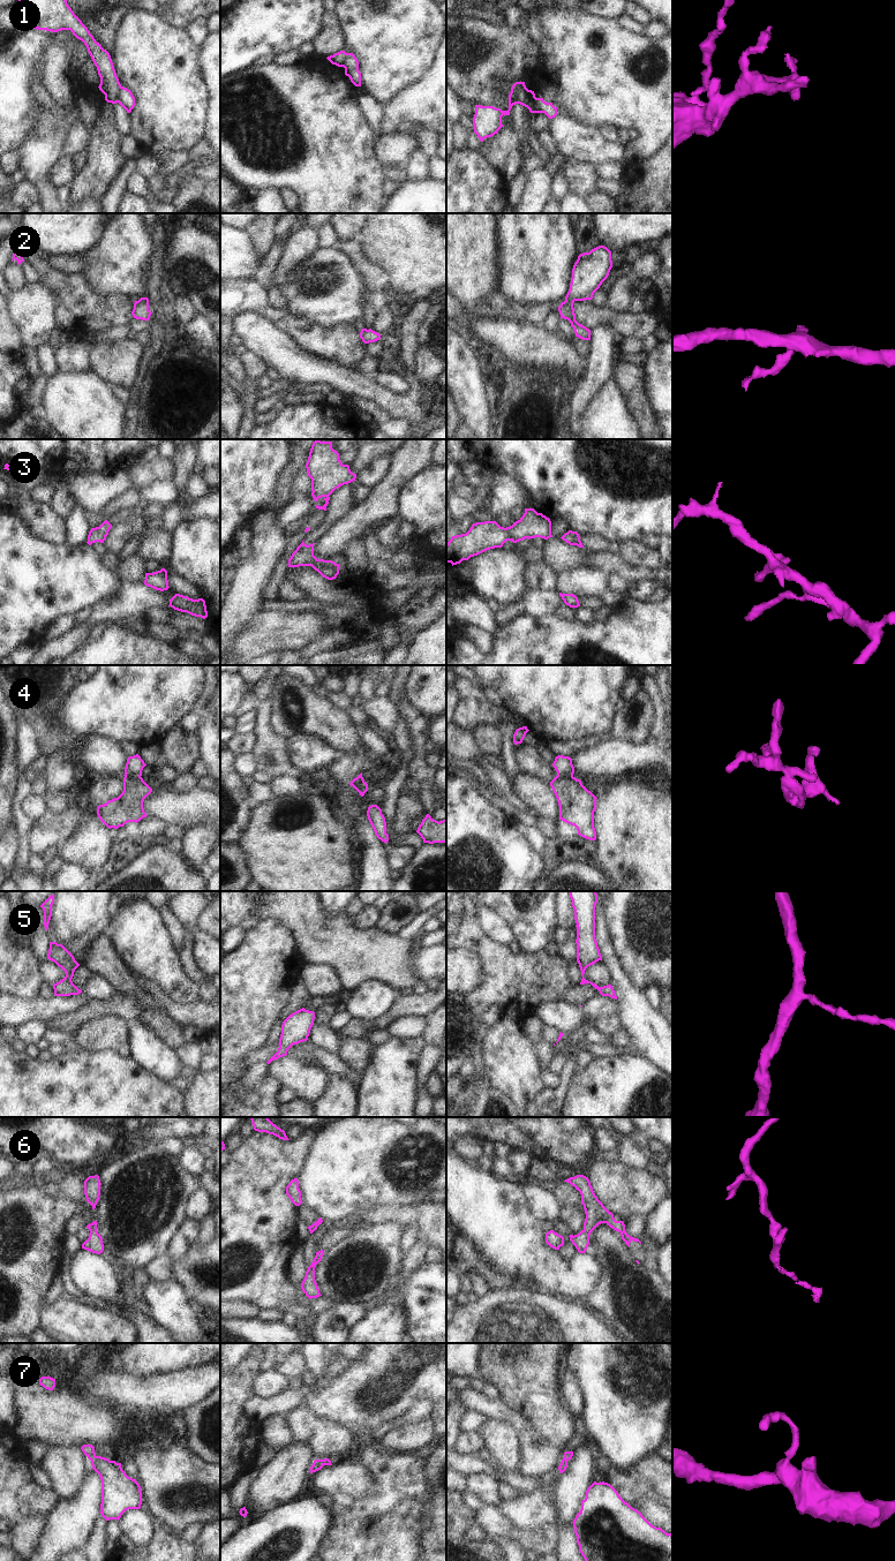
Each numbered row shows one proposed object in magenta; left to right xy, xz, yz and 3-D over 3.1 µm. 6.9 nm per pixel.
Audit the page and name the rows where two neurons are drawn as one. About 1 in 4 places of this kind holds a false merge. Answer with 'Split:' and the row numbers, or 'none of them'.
Split: 1, 2, 4

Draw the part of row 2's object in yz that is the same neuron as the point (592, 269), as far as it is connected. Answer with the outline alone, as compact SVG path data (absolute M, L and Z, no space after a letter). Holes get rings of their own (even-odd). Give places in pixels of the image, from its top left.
M604 246L580 254L572 269L570 289L565 301L592 300L594 293L608 278L611 267L611 251Z

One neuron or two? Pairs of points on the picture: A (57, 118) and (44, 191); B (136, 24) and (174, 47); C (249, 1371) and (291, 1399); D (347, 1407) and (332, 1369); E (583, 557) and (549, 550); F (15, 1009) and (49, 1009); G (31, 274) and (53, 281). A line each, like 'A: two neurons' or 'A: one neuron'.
A: one neuron
B: one neuron
C: two neurons
D: two neurons
E: one neuron
F: one neuron
G: two neurons

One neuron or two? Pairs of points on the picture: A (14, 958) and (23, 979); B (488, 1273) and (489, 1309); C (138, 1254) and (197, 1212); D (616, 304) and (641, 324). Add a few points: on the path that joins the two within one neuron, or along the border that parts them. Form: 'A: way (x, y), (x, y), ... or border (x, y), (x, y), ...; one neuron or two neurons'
A: way (14, 963), (14, 970), (19, 974); one neuron
B: border (516, 1286), (489, 1290); two neurons
C: border (196, 1192), (188, 1199), (185, 1218); two neurons
D: border (609, 307), (615, 311), (629, 313); two neurons

